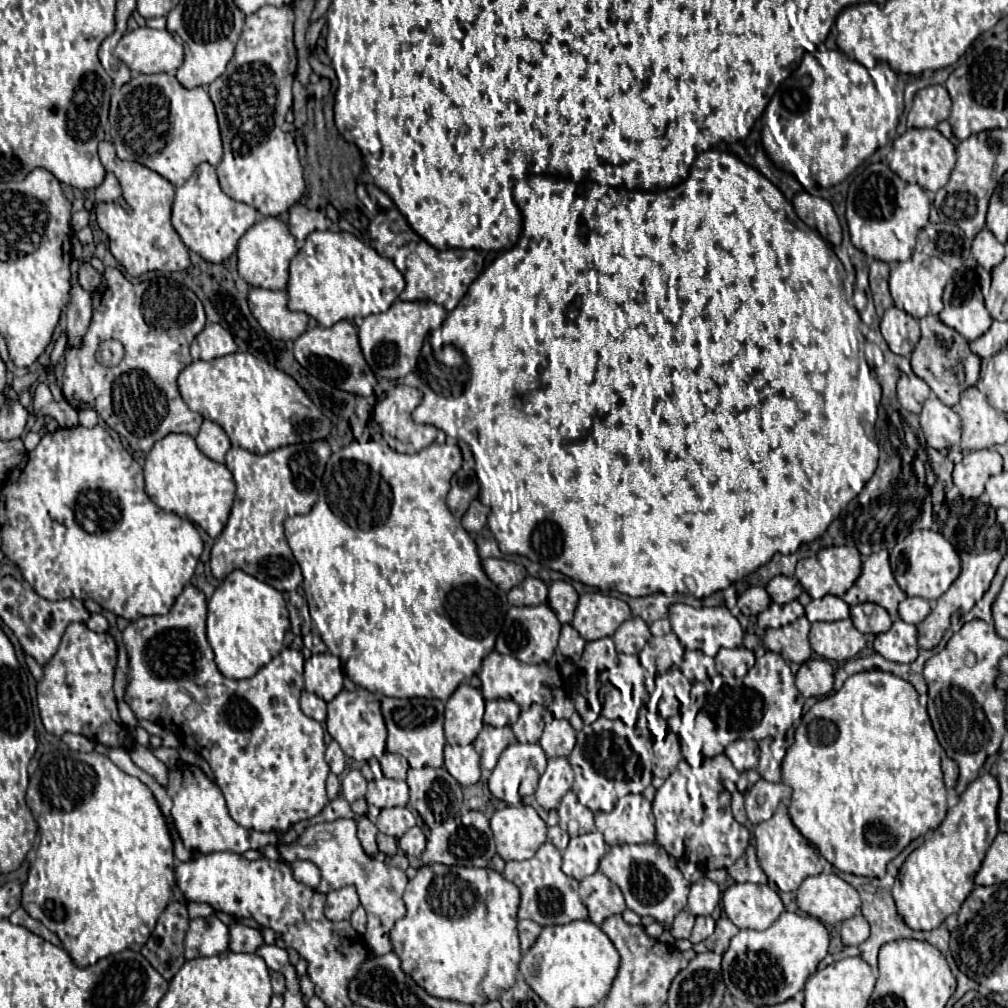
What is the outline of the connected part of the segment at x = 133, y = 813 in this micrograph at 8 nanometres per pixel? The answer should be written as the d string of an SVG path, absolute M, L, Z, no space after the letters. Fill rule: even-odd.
M60 747L40 757L40 765L30 777L26 801L40 833L36 861L22 887L26 913L60 937L78 967L94 965L98 959L126 949L140 951L172 899L175 885L174 847L152 791L140 779L118 769L106 755Z

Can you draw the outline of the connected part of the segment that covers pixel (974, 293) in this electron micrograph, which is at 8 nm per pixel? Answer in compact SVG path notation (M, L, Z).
M966 263L956 269L946 285L940 319L968 341L974 341L990 329L992 317L984 307L980 283L972 265Z

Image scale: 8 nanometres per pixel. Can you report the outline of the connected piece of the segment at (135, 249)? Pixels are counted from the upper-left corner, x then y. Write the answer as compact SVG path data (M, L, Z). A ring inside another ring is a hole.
M102 141L98 147L100 161L106 171L112 171L120 185L126 203L132 207L132 213L126 213L120 205L102 203L96 207L96 217L100 229L110 239L110 251L124 265L124 269L132 277L140 277L148 271L184 271L190 267L188 247L182 243L180 235L174 231L170 223L170 207L174 201L174 185L160 177L156 171L148 169L146 165L122 161L116 157L114 145Z

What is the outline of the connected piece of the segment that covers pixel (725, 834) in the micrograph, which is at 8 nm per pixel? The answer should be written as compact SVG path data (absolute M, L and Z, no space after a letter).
M726 755L710 759L710 771L702 771L702 791L696 801L686 791L686 777L674 771L656 791L652 801L656 817L656 841L676 859L688 859L702 869L728 869L746 851L750 833L738 825L730 811L730 795L735 792L740 773Z

